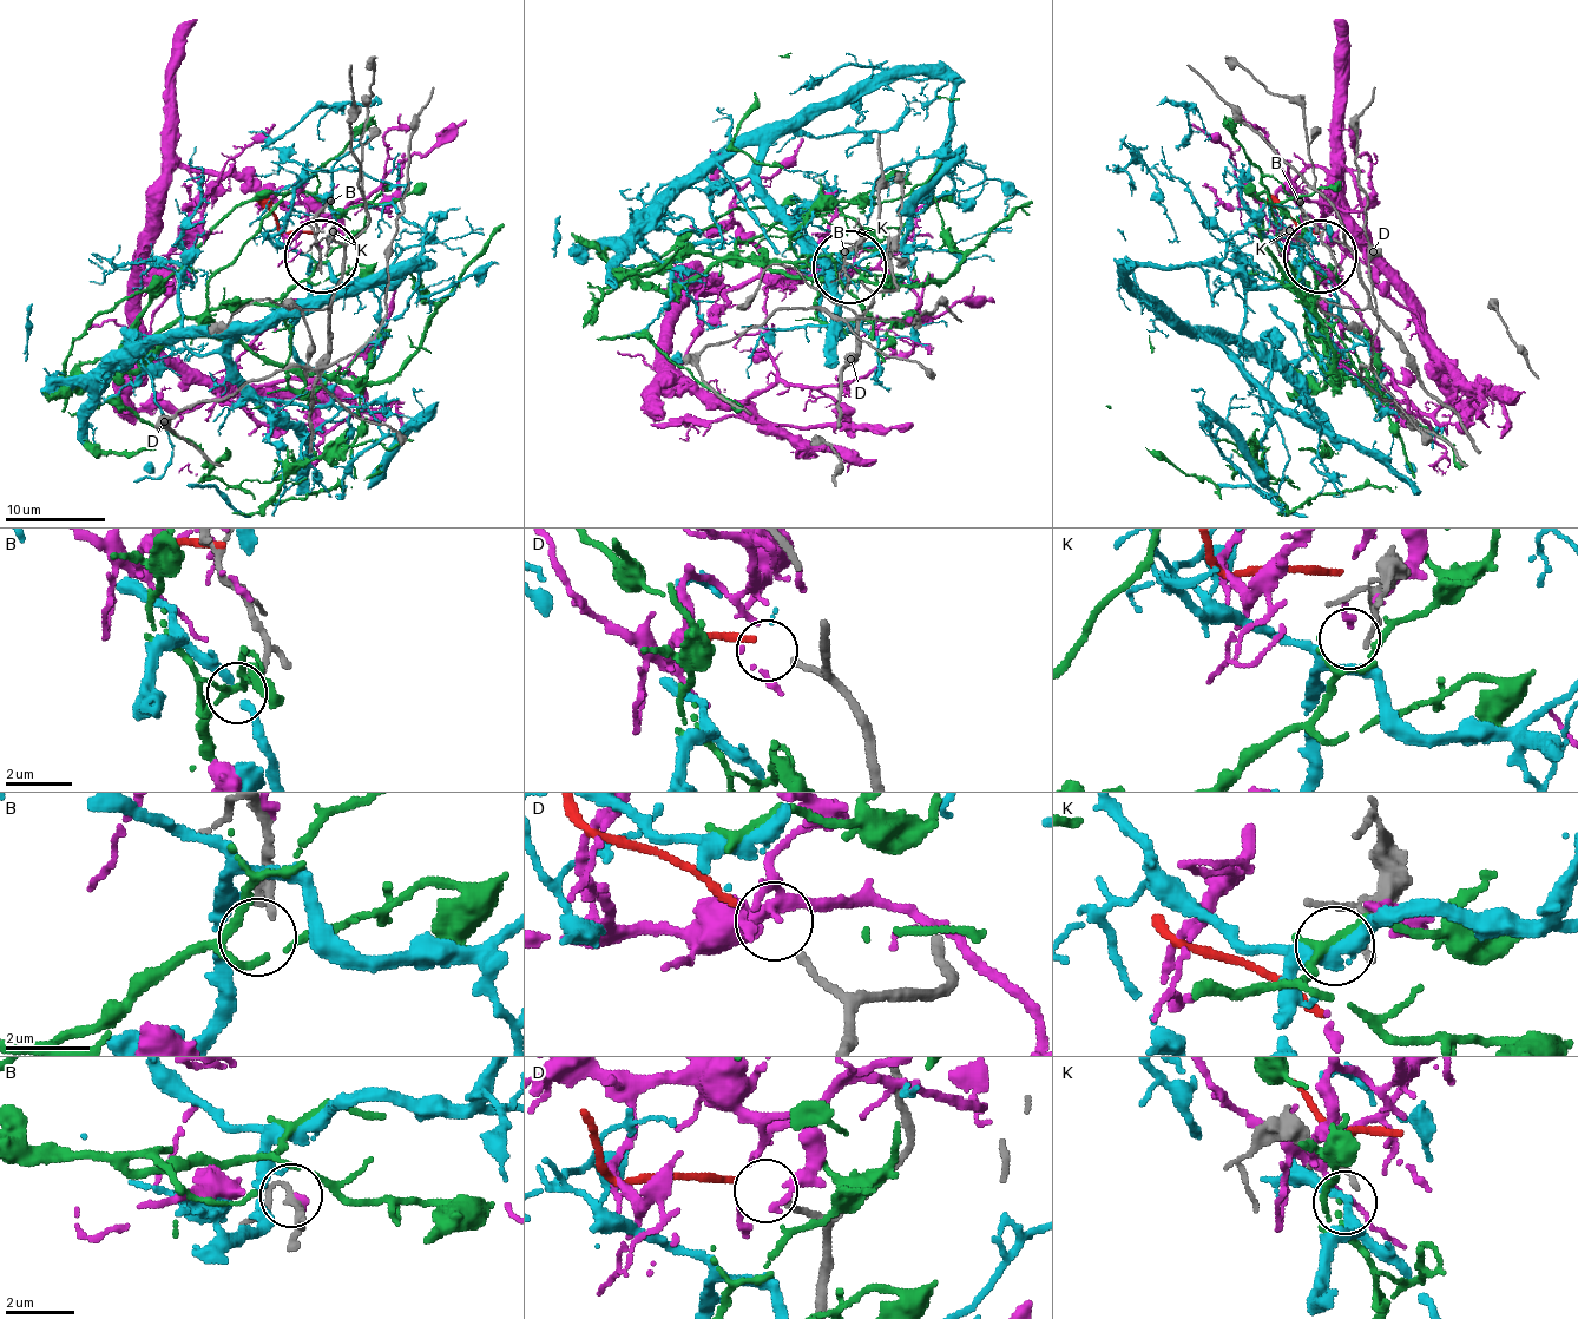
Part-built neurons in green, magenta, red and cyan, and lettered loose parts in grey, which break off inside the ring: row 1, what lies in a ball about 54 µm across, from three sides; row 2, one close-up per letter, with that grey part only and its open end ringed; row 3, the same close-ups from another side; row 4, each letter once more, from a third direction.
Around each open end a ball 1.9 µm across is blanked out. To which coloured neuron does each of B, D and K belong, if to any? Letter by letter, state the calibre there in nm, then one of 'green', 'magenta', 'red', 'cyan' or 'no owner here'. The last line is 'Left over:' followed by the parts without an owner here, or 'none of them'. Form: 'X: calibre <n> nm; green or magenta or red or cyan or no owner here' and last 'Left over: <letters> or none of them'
B: calibre 110 nm; no owner here
D: calibre 180 nm; red
K: calibre 180 nm; cyan
Left over: B

